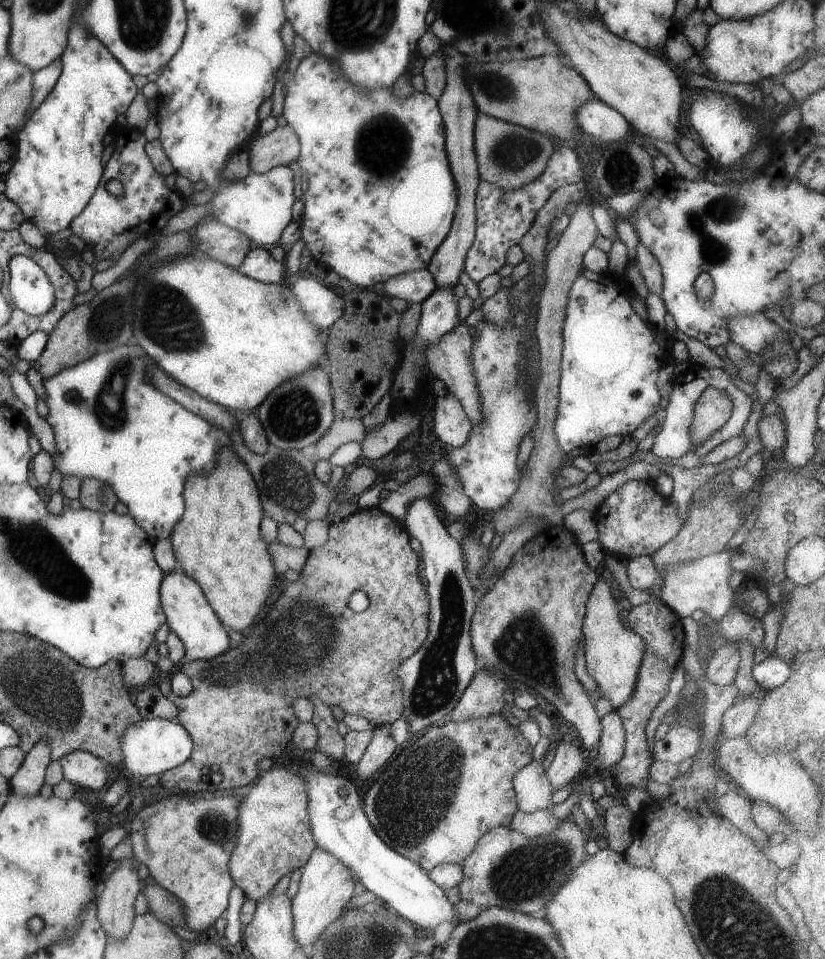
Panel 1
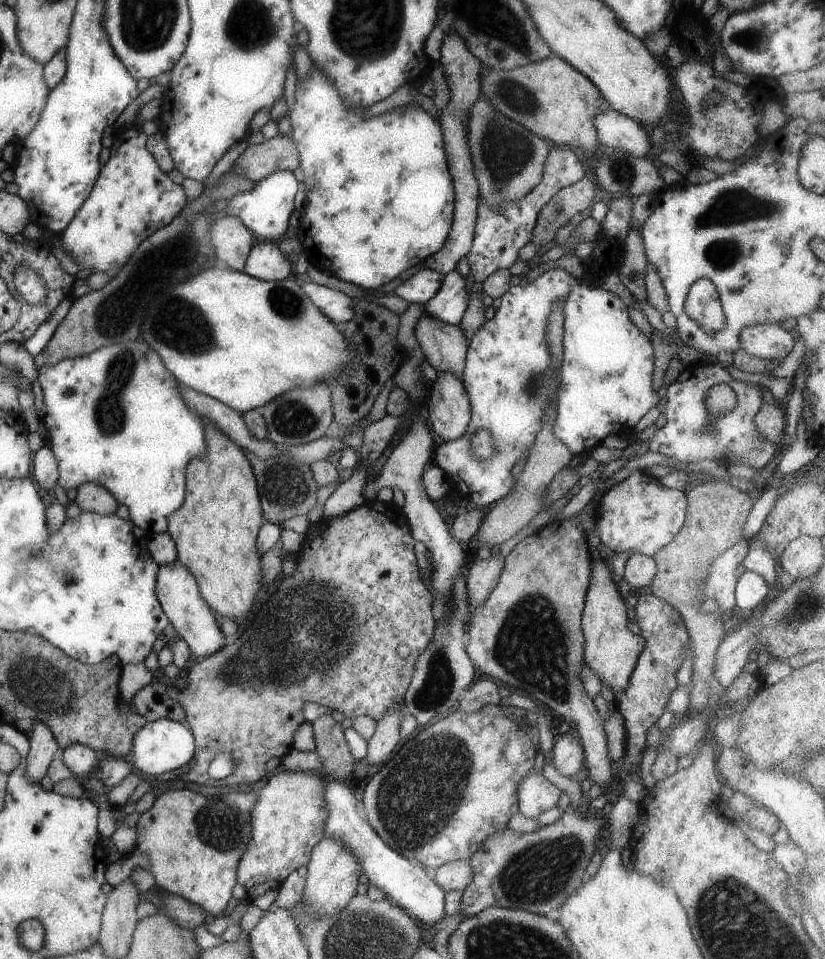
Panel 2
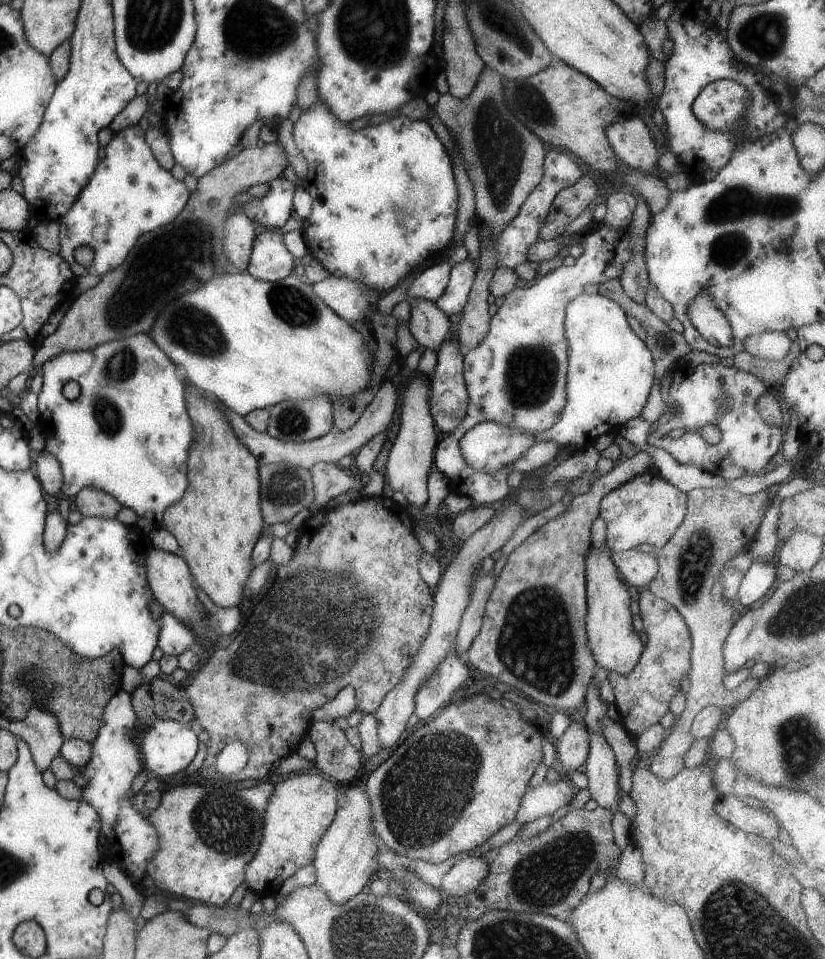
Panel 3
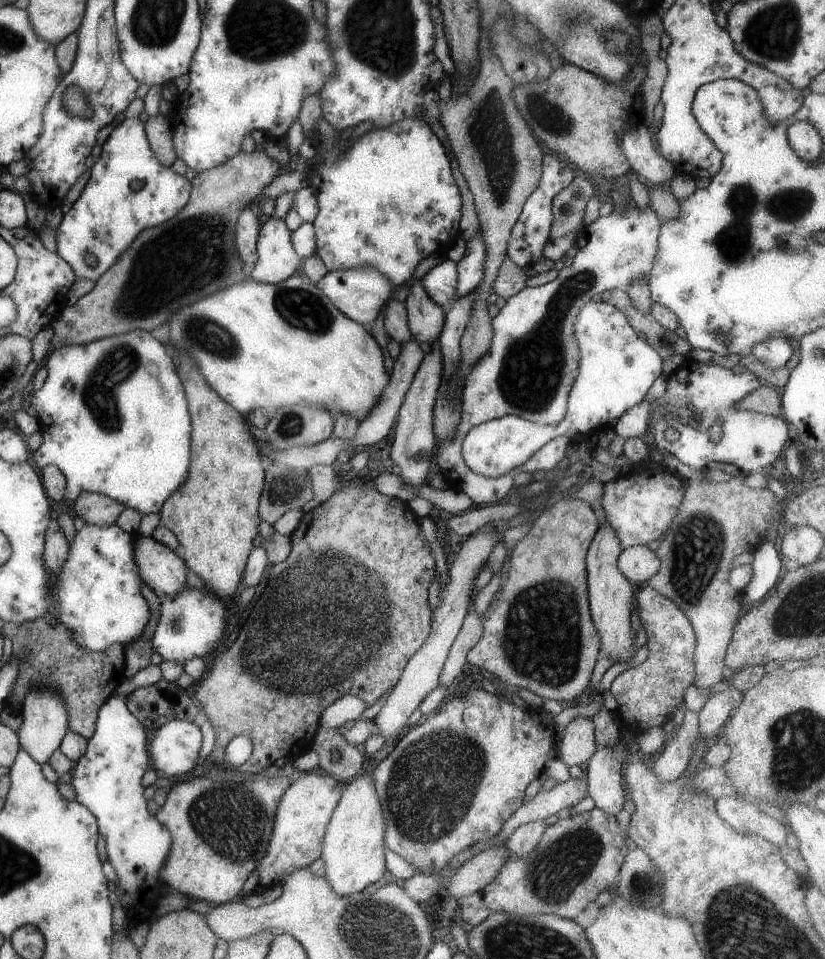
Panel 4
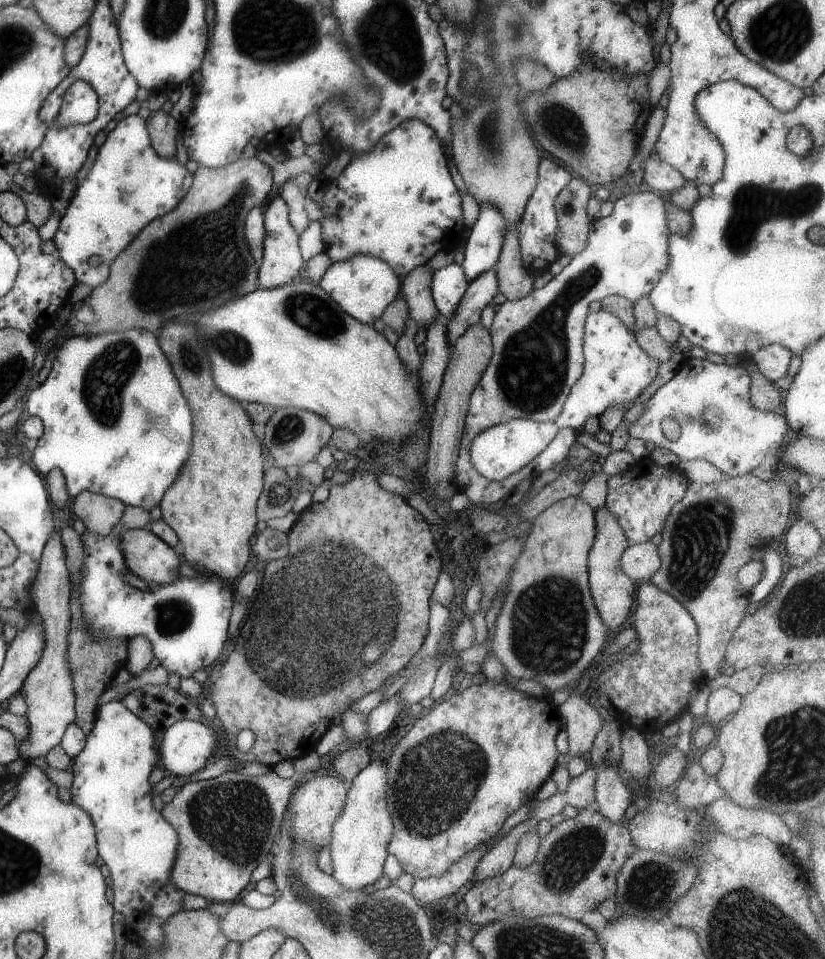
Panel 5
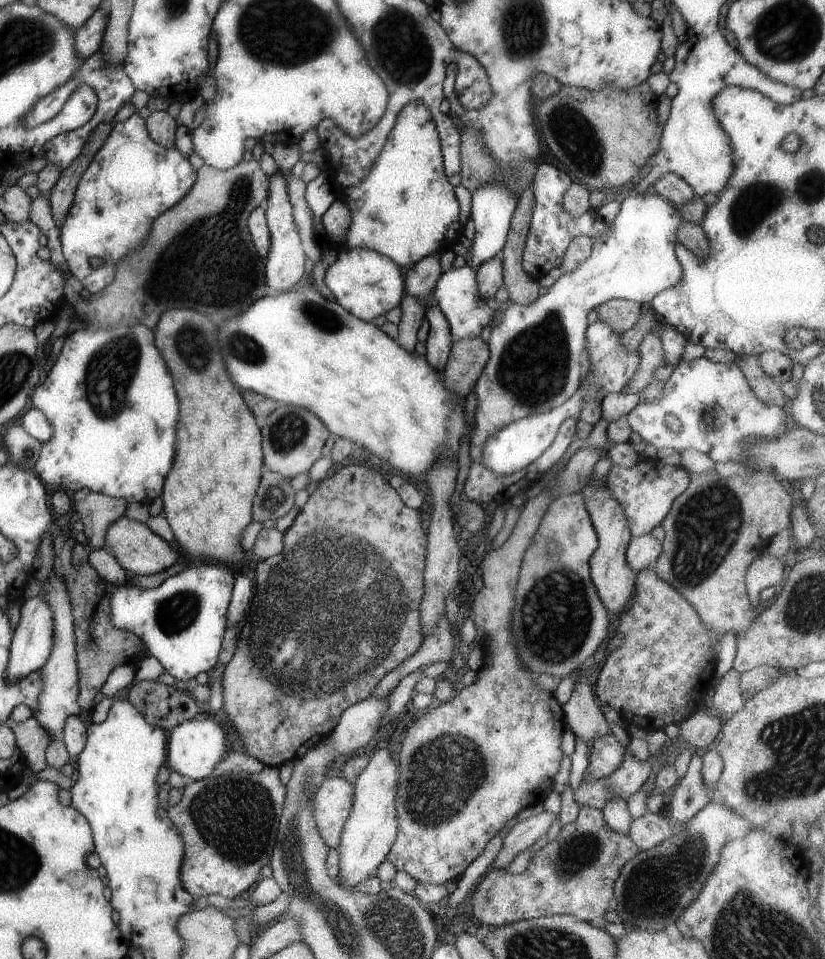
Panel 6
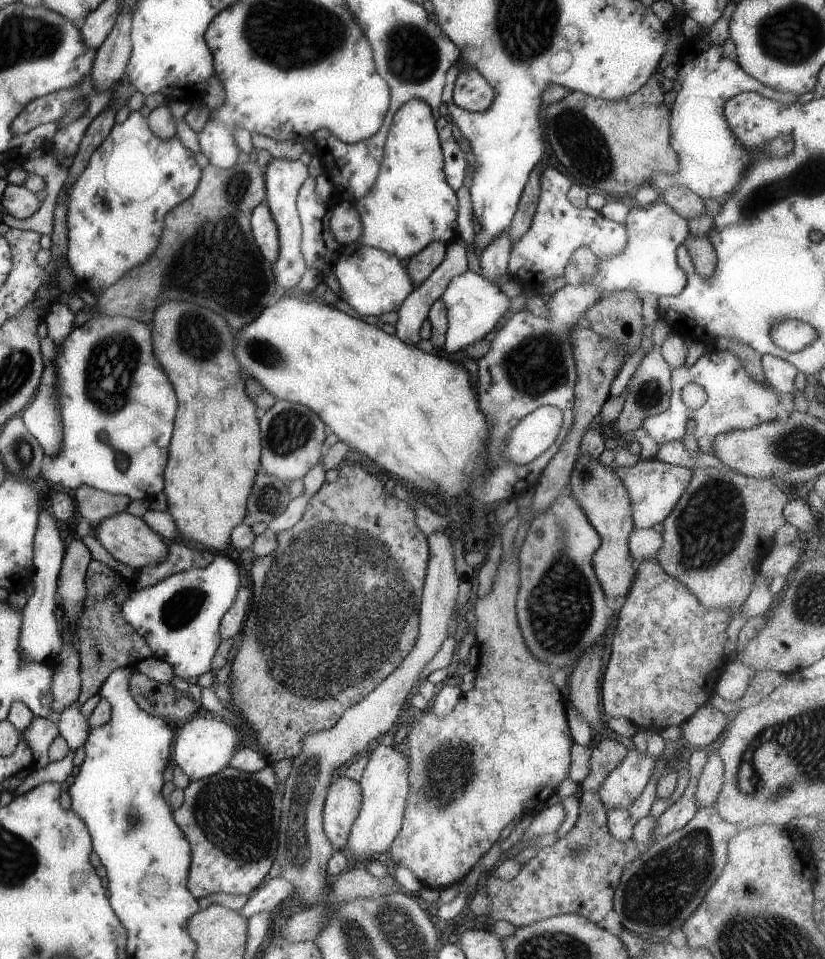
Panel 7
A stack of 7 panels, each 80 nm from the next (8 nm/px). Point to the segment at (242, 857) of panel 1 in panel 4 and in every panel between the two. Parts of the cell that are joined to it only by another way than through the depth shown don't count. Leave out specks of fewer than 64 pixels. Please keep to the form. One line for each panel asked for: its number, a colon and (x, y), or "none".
2: (287, 820)
3: (300, 808)
4: (301, 816)

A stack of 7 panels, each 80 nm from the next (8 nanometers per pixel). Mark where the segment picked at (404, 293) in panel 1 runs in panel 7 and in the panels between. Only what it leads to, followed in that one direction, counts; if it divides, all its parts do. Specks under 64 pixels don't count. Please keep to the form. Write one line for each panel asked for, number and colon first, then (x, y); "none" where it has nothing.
2: (419, 288)
3: (431, 282)
4: (439, 283)
5: (448, 284)
6: (455, 292)
7: (474, 305)

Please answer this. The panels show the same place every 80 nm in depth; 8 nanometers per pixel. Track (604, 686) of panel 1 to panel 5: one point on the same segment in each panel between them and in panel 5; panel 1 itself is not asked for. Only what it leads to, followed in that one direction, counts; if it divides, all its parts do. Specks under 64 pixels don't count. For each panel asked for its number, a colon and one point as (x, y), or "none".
2: (610, 650)
3: (615, 646)
4: (610, 597)
5: (612, 591)

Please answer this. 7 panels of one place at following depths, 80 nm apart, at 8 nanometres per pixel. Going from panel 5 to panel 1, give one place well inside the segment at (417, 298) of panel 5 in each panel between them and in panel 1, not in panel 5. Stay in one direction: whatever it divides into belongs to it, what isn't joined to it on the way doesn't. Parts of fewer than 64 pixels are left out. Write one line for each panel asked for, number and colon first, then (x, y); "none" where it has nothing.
1: (449, 359)
2: (444, 346)
3: (429, 326)
4: (425, 318)

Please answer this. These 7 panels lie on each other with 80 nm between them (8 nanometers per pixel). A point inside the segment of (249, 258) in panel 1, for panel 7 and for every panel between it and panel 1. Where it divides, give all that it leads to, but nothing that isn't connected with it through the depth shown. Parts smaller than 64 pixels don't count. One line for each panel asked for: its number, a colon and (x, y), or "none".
2: (265, 261)
3: (269, 259)
4: (276, 260)
5: (281, 261)
6: (283, 266)
7: (282, 177)

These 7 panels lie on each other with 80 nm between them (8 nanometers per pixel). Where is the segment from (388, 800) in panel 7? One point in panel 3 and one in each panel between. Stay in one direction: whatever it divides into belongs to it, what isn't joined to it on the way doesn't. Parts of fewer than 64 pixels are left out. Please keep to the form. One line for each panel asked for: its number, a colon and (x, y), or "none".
3: (345, 859)
4: (352, 853)
5: (359, 836)
6: (368, 832)

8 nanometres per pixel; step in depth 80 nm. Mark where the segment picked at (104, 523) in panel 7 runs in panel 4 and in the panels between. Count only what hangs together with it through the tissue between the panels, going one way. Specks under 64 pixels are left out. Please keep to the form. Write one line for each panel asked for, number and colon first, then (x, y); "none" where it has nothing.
4: (159, 568)
5: (145, 555)
6: (137, 550)

